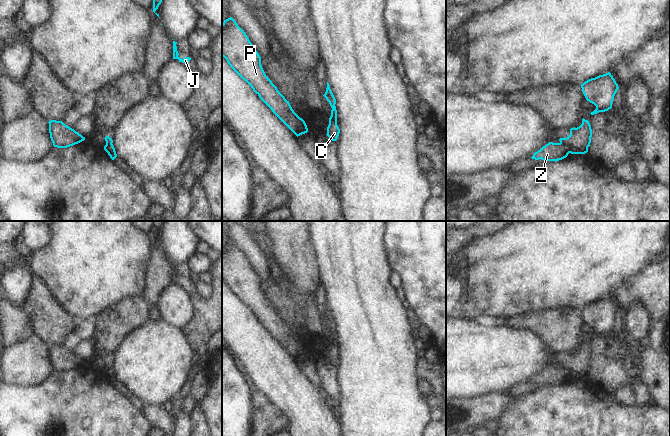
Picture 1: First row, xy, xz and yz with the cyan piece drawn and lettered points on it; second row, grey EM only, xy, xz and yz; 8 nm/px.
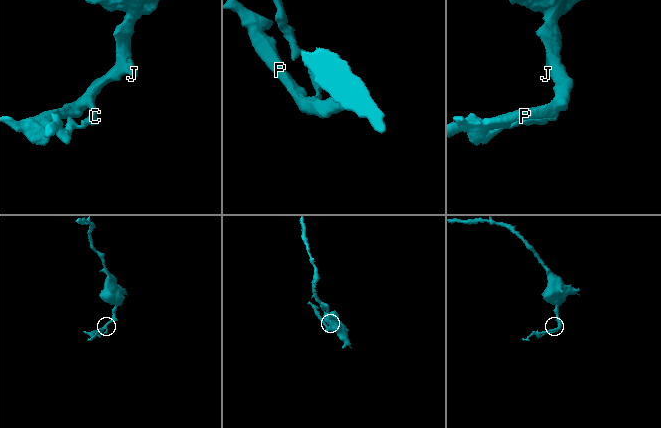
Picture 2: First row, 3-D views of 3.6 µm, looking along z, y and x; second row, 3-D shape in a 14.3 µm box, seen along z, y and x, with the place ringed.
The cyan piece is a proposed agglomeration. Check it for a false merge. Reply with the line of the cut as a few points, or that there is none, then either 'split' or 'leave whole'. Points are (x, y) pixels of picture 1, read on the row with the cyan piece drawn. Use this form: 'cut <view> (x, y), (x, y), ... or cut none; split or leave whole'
cut yz (560, 142), (569, 147), (569, 152); split

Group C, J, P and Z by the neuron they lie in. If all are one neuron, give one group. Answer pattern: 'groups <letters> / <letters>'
groups C J P / Z

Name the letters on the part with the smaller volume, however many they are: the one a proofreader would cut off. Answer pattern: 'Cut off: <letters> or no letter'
Cut off: Z

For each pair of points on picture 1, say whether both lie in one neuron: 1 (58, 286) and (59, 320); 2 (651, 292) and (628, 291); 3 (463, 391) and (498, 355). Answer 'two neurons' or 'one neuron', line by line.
1: two neurons
2: one neuron
3: one neuron

